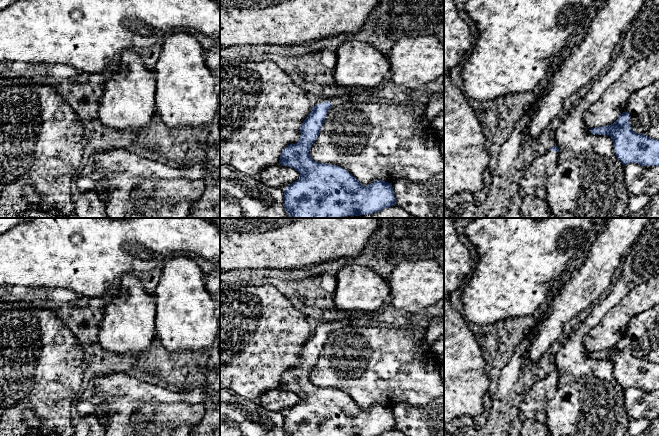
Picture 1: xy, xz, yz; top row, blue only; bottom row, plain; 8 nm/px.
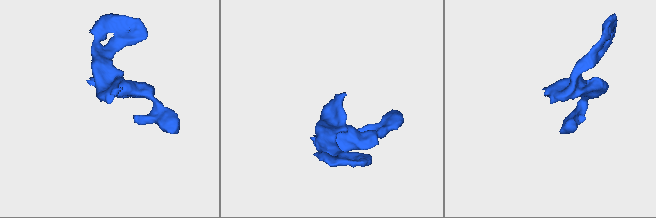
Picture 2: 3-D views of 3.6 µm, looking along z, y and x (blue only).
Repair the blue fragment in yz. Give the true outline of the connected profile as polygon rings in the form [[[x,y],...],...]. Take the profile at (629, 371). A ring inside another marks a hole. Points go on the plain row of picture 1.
[[[623,336],[612,349],[591,352],[596,359],[609,359],[616,381],[623,389],[659,390],[659,364],[636,358],[630,349],[630,338]]]

